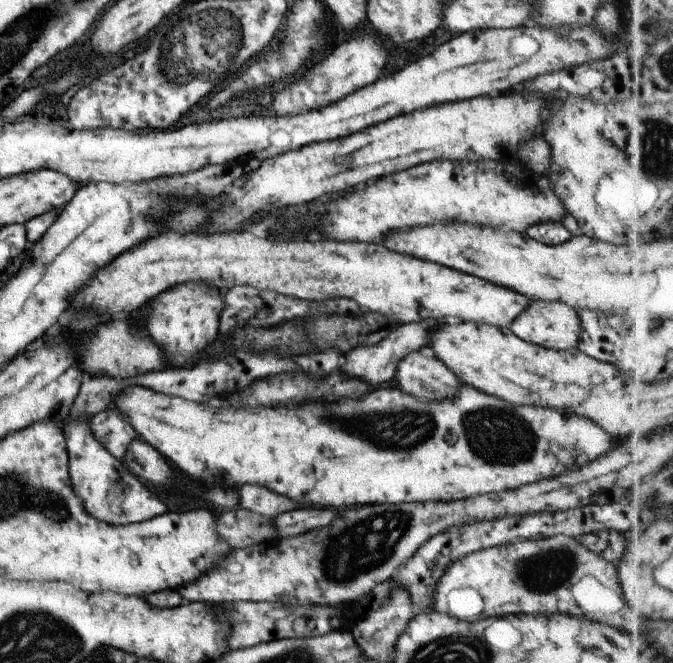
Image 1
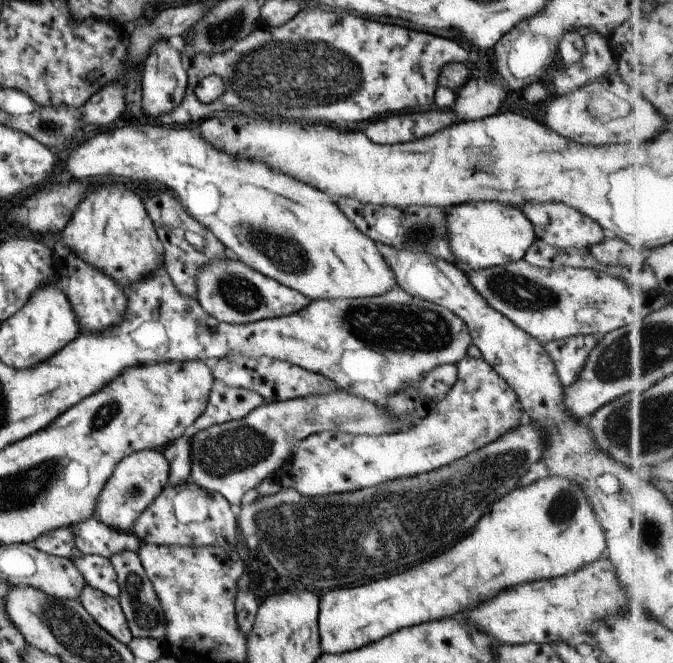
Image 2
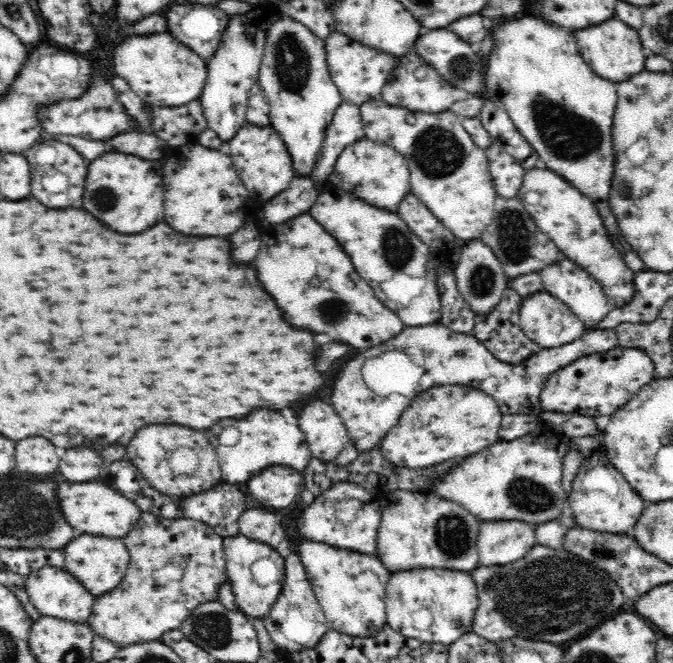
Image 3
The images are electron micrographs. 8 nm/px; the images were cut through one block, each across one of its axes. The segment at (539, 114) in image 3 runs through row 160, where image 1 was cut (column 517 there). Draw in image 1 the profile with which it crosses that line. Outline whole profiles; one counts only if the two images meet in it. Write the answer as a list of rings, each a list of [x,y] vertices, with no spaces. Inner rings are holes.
[[[553,535],[539,542],[486,548],[454,560],[444,570],[432,591],[432,610],[467,622],[473,622],[473,614],[479,614],[477,618],[491,618],[539,612],[587,619],[570,591],[571,585],[583,575],[593,576],[621,595],[616,567],[589,552],[576,539]]]

